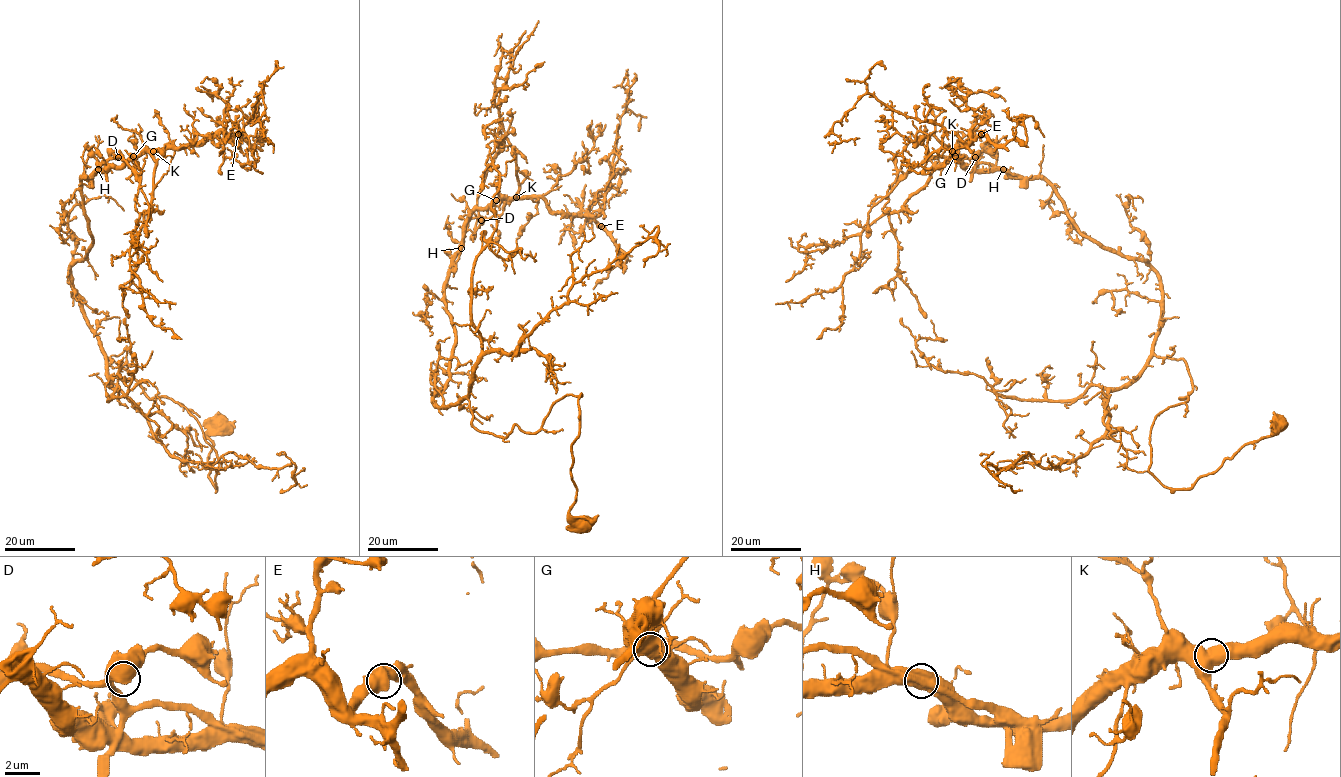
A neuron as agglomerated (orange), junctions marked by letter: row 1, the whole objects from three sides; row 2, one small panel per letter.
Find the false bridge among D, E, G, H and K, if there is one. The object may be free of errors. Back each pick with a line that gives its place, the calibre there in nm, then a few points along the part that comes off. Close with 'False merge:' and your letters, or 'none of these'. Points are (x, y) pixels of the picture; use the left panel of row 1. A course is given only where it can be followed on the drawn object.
H: at (98, 169); 700 nm thick; foreign part runs (98, 170), (102, 163), (115, 158), (114, 155), (120, 156), (129, 165), (149, 209), (148, 237)
False merge: H

